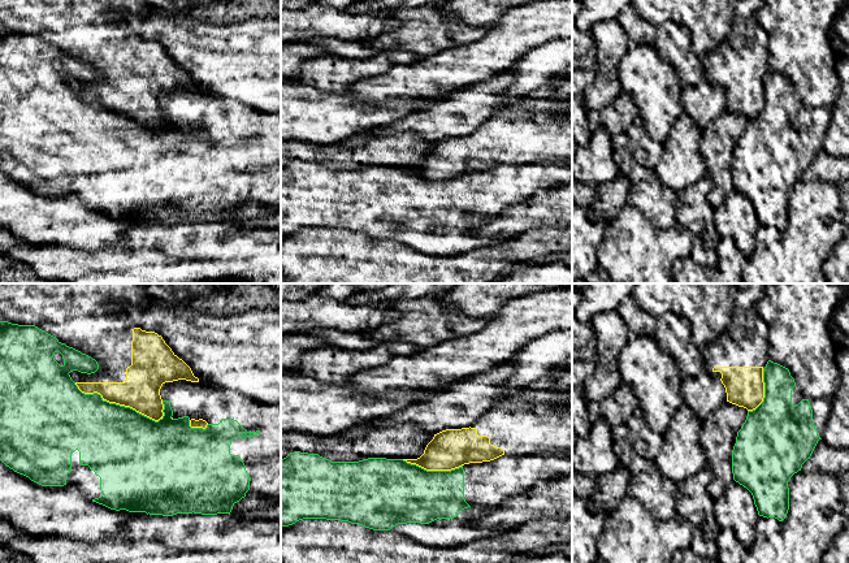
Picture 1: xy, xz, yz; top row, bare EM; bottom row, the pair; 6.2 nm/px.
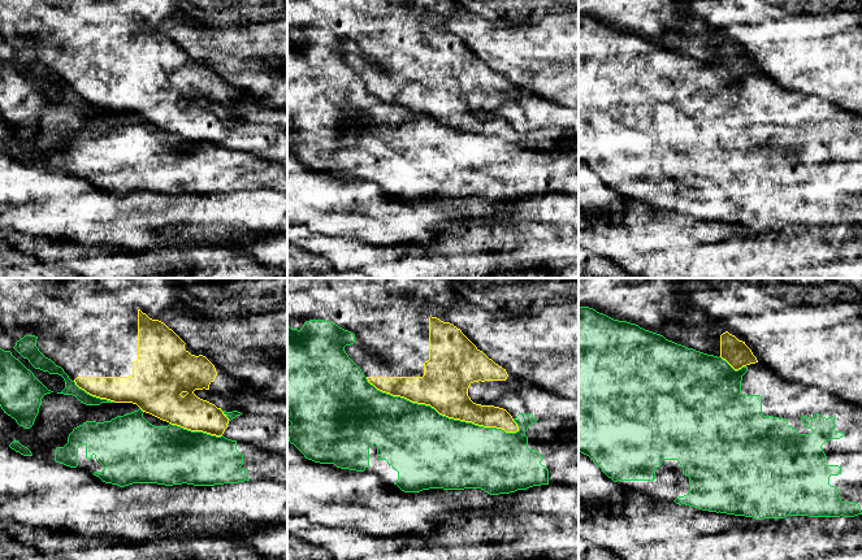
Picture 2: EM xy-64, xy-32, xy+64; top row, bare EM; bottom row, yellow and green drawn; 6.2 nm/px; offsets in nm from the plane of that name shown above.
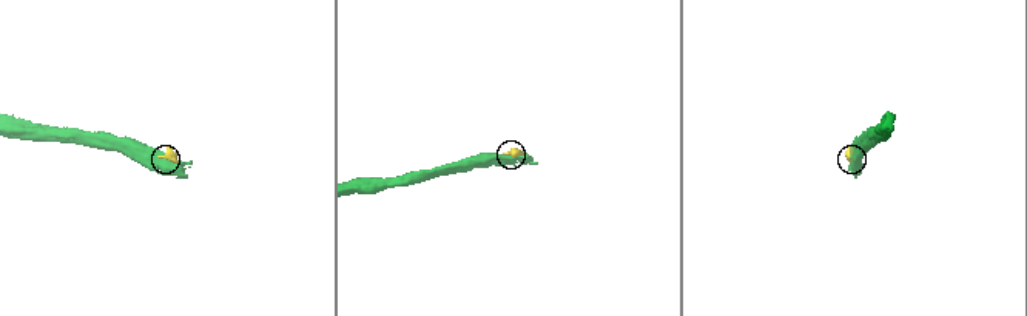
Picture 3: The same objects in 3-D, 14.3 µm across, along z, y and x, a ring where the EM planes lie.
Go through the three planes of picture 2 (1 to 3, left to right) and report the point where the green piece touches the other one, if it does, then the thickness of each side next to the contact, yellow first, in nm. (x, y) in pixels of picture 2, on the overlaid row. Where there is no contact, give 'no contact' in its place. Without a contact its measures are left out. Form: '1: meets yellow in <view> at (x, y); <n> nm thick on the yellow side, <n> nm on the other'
1: meets yellow in xy-64 at (195, 430); 220 nm thick on the yellow side, 360 nm on the other
2: meets yellow in xy-32 at (442, 415); 300 nm thick on the yellow side, 460 nm on the other
3: meets yellow in xy+64 at (732, 367); 160 nm thick on the yellow side, 480 nm on the other

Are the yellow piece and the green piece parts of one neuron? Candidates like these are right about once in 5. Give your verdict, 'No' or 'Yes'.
No

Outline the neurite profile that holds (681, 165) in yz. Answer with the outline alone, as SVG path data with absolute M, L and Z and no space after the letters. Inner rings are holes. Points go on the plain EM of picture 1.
M683 113L663 143L664 152L655 172L659 181L677 194L706 176L701 135L702 130L686 113Z

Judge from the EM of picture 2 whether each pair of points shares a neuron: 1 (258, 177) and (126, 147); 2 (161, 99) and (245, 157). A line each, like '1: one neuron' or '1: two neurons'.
1: one neuron
2: two neurons

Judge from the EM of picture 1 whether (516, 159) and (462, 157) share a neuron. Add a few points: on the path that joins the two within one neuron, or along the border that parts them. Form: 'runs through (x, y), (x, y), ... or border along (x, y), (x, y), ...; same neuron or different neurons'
runs through (503, 155), (475, 155); same neuron

